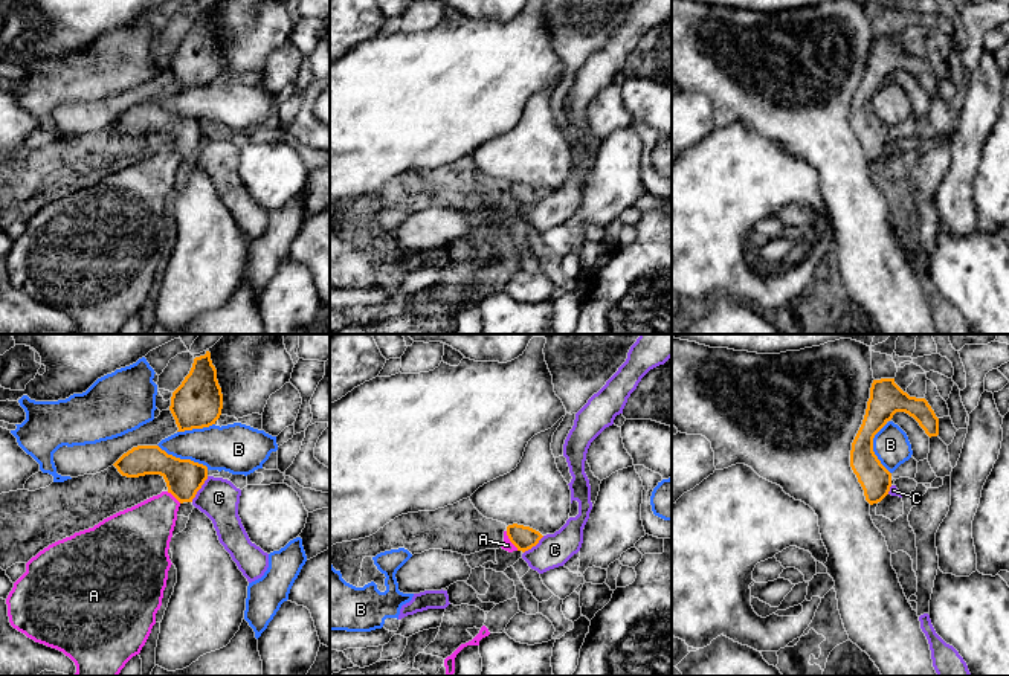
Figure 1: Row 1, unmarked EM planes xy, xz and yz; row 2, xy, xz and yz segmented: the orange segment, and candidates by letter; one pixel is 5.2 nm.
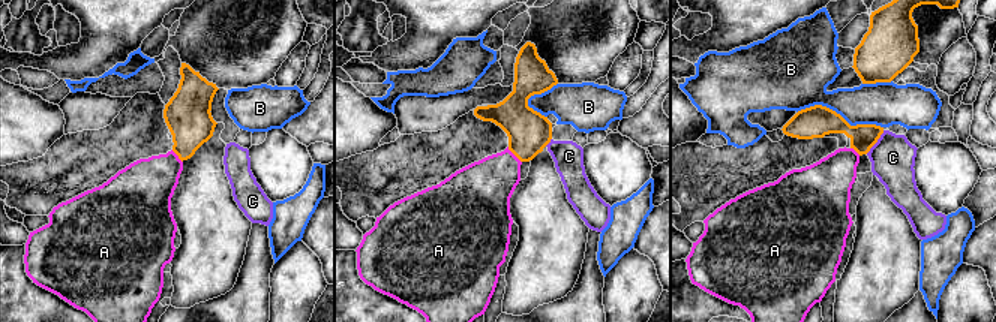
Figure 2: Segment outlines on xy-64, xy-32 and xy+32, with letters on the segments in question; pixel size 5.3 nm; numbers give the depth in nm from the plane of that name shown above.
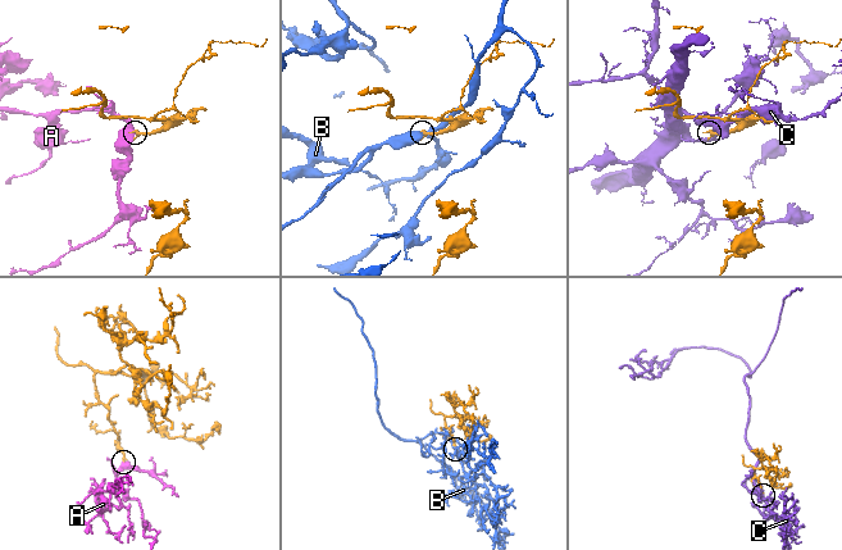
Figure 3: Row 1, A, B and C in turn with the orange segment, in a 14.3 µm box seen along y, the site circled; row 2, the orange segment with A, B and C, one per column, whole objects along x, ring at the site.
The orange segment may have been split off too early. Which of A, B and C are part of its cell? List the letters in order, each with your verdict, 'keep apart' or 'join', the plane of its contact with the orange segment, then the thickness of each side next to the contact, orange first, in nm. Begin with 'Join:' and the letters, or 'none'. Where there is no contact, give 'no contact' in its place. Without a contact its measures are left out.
Join: A
A: join | xz | 130/60 nm
B: keep apart | xy | 200/240 nm
C: keep apart | xy | 200/220 nm

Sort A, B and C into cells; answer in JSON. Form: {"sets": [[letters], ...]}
{"sets": [["A"], ["B"], ["C"]]}

